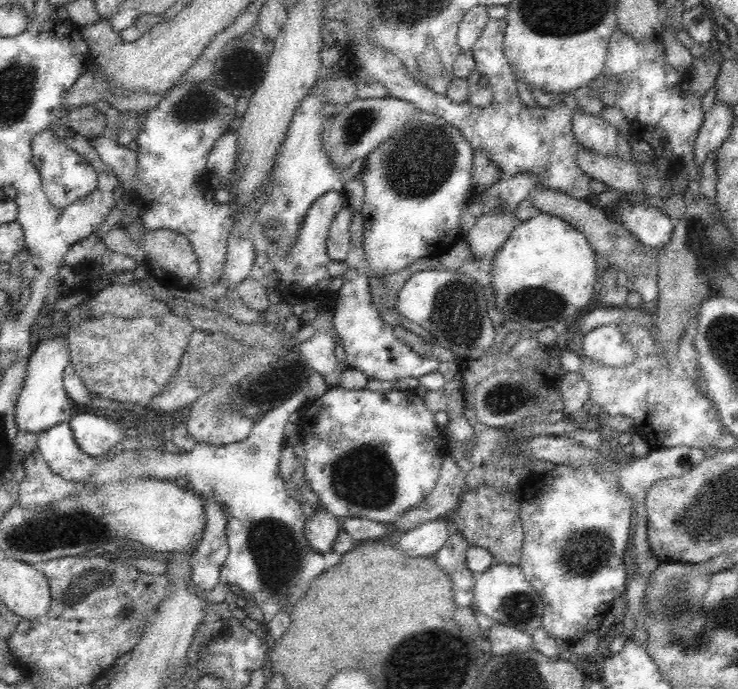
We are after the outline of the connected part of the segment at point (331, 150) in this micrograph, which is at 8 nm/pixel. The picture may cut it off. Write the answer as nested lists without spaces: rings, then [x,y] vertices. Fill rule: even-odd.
[[[390,95],[379,99],[354,98],[347,106],[334,116],[334,121],[327,121],[322,128],[322,147],[330,163],[342,173],[348,171],[357,158],[363,160],[376,148],[379,148],[392,132],[402,128],[412,120],[417,108],[407,100],[400,100]]]

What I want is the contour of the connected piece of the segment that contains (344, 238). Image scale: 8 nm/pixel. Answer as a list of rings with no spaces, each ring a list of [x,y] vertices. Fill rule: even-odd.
[[[345,206],[335,214],[330,224],[326,246],[330,260],[342,262],[350,250],[350,224],[352,224],[352,208]]]

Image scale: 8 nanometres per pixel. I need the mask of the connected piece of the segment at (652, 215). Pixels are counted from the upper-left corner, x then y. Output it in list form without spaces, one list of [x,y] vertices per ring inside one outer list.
[[[642,206],[618,207],[617,210],[620,223],[642,244],[659,250],[671,239],[673,229],[663,211]]]

